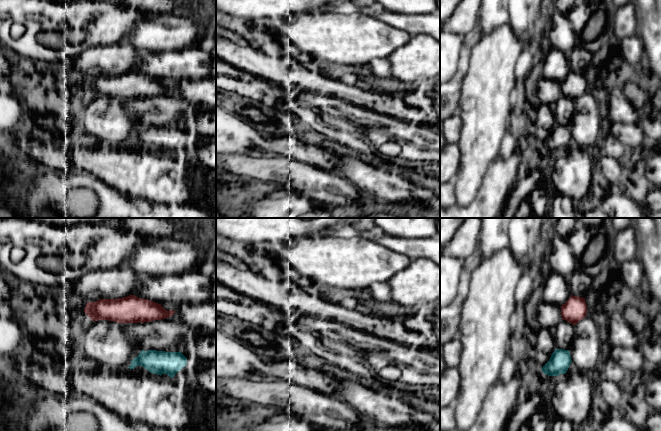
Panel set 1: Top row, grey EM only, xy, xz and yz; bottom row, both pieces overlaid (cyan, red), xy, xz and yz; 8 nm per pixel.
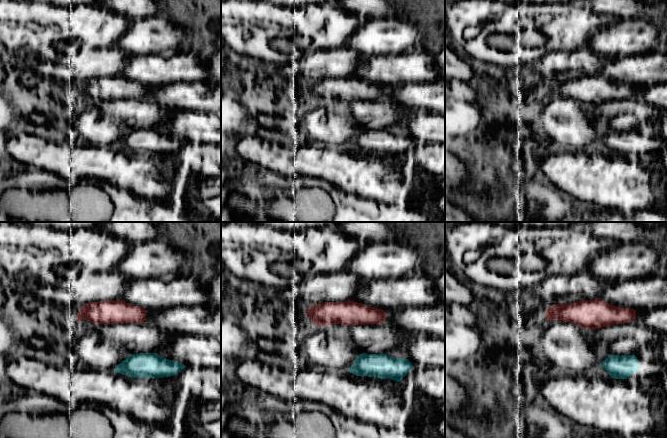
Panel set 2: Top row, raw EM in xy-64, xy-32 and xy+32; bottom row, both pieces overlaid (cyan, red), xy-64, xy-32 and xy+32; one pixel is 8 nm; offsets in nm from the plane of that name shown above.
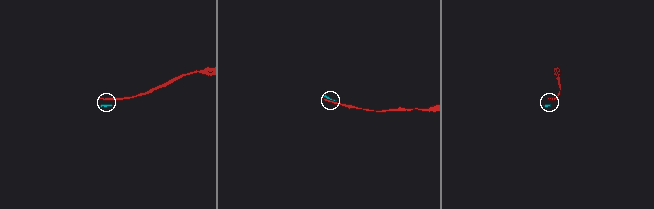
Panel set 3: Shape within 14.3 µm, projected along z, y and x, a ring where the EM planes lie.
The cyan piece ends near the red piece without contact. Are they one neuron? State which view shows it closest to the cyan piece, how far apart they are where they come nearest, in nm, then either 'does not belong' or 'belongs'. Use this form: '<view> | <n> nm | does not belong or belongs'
yz | 220 nm | does not belong

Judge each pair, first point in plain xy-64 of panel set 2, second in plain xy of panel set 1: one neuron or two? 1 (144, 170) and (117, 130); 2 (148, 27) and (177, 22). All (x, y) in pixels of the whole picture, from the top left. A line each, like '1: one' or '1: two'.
1: two
2: one

